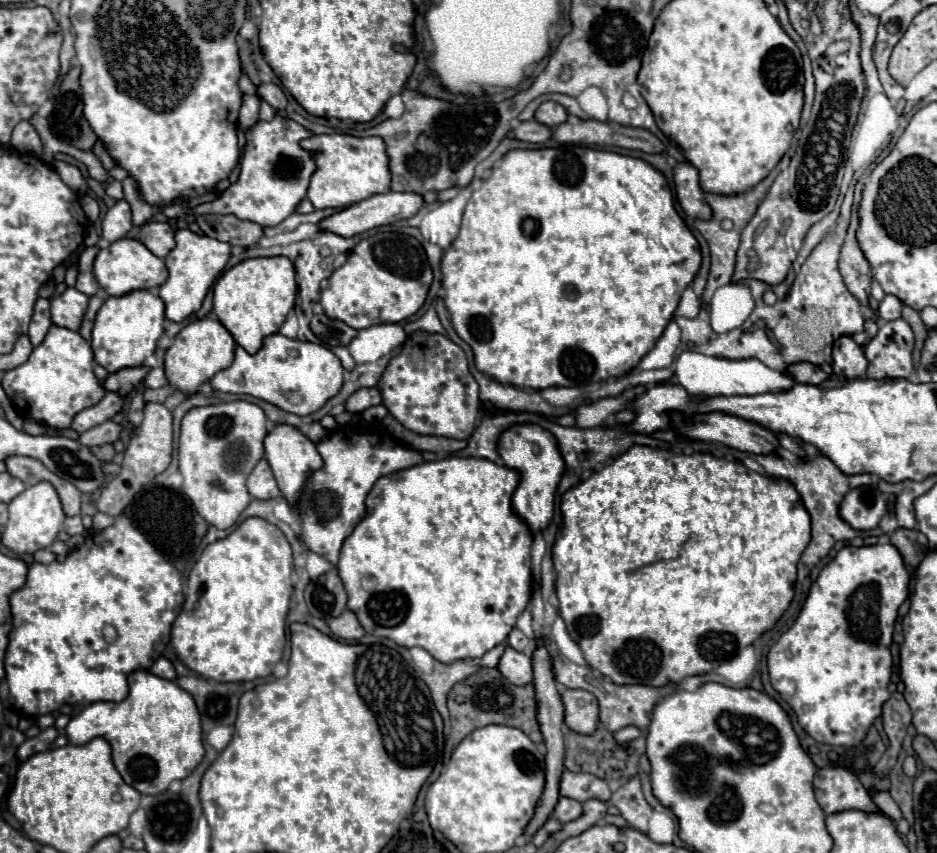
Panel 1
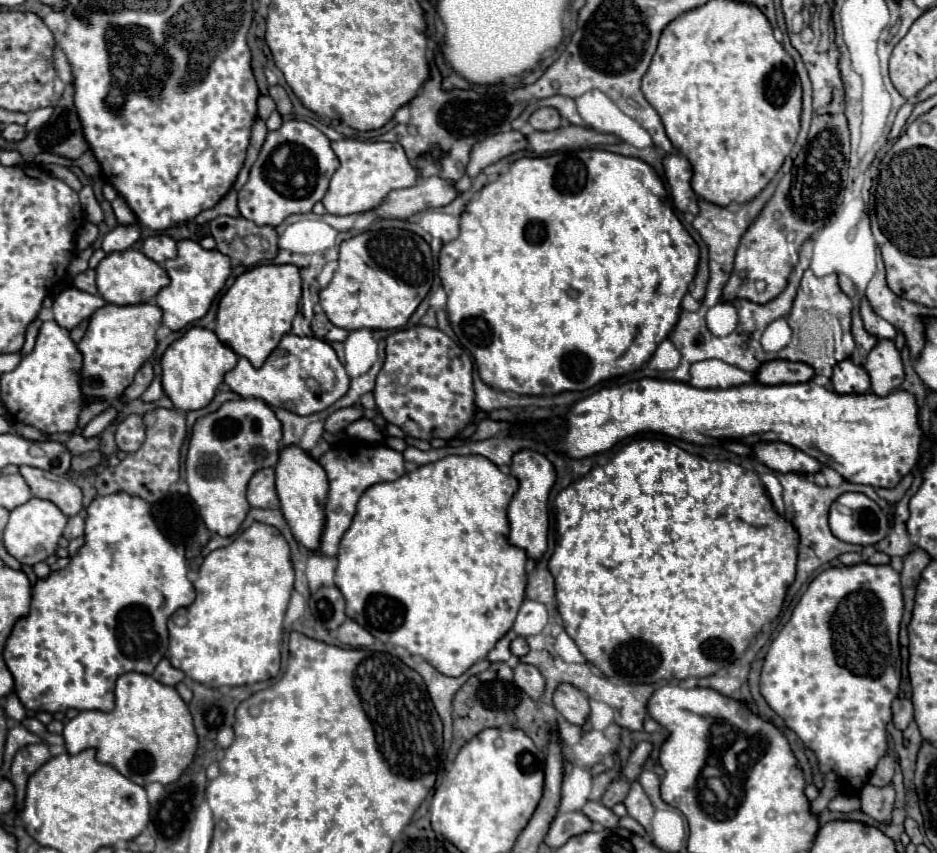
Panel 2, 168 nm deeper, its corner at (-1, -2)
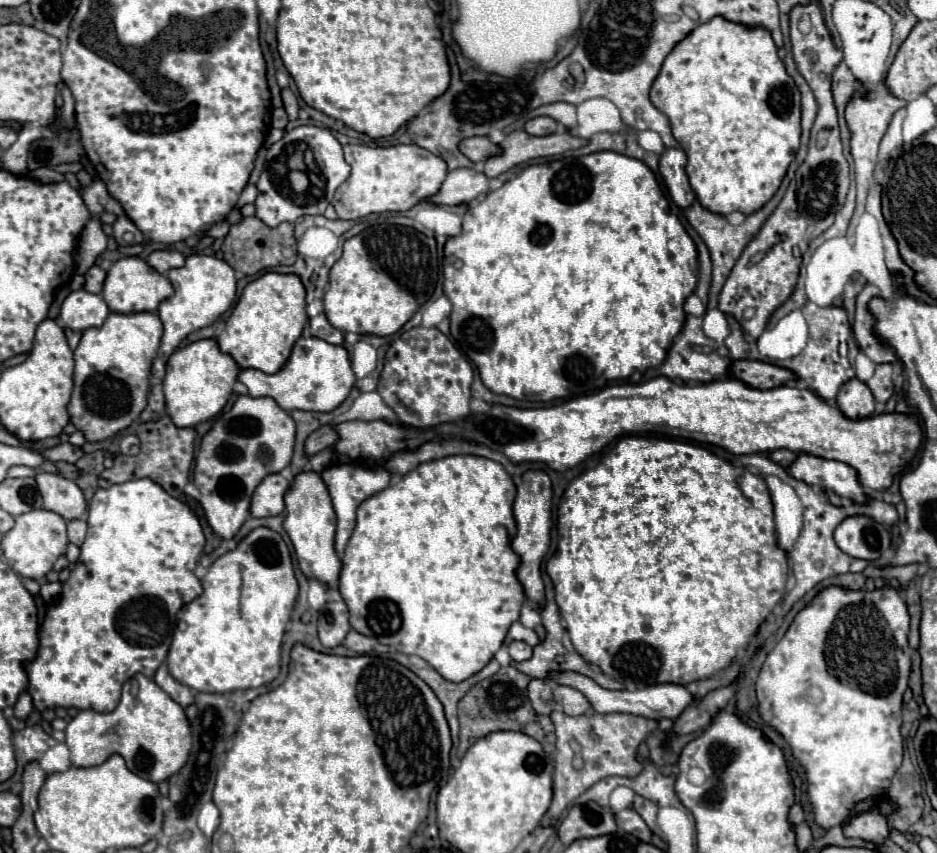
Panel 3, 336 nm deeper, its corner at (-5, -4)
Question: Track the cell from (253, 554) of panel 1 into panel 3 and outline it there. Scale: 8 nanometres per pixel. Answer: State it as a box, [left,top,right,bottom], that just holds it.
[167,528,299,692]

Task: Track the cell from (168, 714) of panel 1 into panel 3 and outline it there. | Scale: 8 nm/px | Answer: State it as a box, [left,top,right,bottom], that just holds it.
[65,674,191,784]

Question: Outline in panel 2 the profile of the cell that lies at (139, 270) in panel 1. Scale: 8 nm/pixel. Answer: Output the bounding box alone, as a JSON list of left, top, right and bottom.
[97,248,169,306]

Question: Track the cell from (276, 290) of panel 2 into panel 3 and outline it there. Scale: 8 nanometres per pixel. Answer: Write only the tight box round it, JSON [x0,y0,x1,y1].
[217,272,307,374]

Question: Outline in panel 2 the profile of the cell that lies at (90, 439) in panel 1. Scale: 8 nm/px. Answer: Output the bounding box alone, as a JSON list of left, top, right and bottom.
[67,434,99,454]

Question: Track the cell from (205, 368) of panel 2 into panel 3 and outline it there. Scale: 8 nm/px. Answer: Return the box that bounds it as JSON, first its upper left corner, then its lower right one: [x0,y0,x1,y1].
[163,338,237,428]

